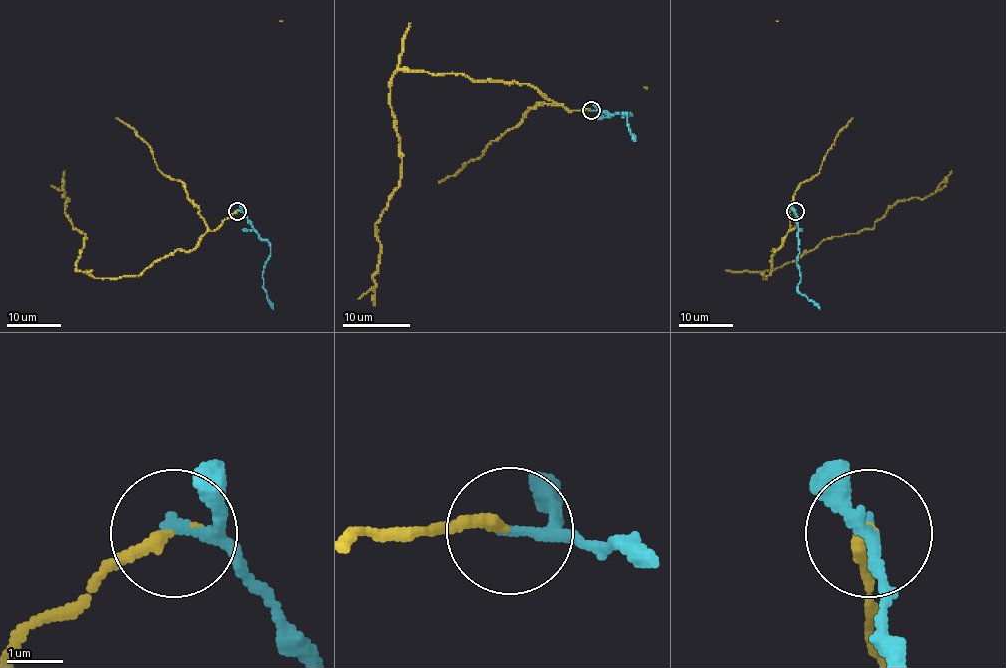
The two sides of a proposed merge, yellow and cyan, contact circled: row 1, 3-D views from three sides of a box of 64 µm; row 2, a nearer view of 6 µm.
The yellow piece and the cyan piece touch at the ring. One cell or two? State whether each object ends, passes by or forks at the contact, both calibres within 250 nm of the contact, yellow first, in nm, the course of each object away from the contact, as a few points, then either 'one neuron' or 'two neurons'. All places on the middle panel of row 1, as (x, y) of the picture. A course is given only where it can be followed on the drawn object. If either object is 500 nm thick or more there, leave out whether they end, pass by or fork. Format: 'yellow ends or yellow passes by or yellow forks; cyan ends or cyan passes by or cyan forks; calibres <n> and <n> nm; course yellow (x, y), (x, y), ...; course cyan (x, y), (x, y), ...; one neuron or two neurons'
yellow ends; cyan passes by; calibres 240 and 160 nm; course yellow (592, 110), (570, 112), (514, 82), (397, 72), (390, 94), (400, 186), (375, 225), (375, 305); course cyan (592, 110), (632, 114), (627, 112), (622, 117), (623, 114), (635, 141); two neurons

